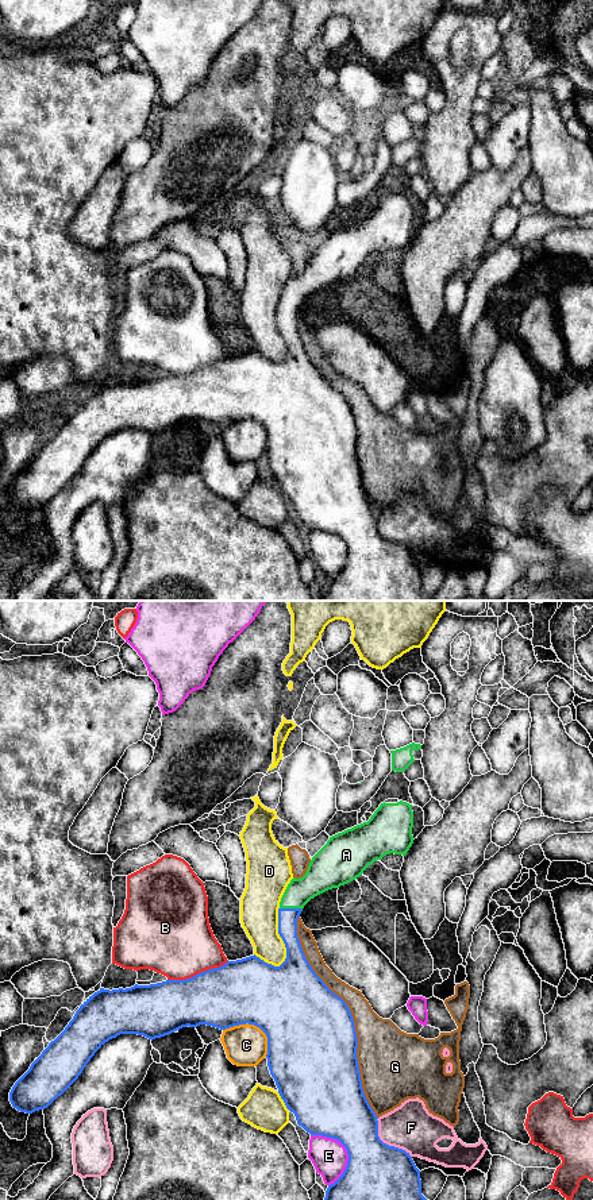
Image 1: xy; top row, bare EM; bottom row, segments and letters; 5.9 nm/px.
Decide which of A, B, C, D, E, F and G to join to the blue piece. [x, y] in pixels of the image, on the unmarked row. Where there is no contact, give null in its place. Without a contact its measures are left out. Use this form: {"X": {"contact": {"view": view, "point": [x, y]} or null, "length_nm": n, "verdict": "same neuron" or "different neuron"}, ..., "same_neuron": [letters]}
{"A": {"contact": {"view": "xy", "point": [291, 304]}, "length_nm": 140, "verdict": "same neuron"}, "B": {"contact": {"view": "xy", "point": [197, 369]}, "length_nm": 380, "verdict": "different neuron"}, "C": {"contact": {"view": "xy", "point": [255, 420]}, "length_nm": 300, "verdict": "different neuron"}, "D": {"contact": {"view": "xy", "point": [281, 332]}, "length_nm": 360, "verdict": "different neuron"}, "E": {"contact": {"view": "xy", "point": [346, 544]}, "length_nm": 340, "verdict": "different neuron"}, "F": {"contact": {"view": "xy", "point": [385, 539]}, "length_nm": 320, "verdict": "different neuron"}, "G": {"contact": {"view": "xy", "point": [351, 412]}, "length_nm": 1300, "verdict": "different neuron"}, "same_neuron": ["A"]}

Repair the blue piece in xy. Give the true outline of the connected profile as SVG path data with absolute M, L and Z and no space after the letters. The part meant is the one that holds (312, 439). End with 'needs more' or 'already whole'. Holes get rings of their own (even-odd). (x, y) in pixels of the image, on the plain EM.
M407 197L381 198L367 217L338 228L312 252L305 270L288 279L278 304L278 329L286 343L286 354L280 362L250 351L227 356L220 363L208 364L186 375L166 375L131 383L100 383L76 406L65 425L49 439L30 464L15 478L9 497L20 508L32 509L47 503L82 468L95 448L120 429L138 429L149 435L169 431L182 422L200 420L226 425L239 420L254 420L267 432L267 462L286 503L294 509L297 520L311 530L339 536L347 545L349 556L343 570L326 586L323 601L434 601L421 590L420 566L403 544L384 539L378 532L378 513L362 483L357 454L358 433L350 404L315 369L297 332L297 315L304 301L315 292L344 281L377 255L389 248L405 251L413 239L413 207Z | needs more

